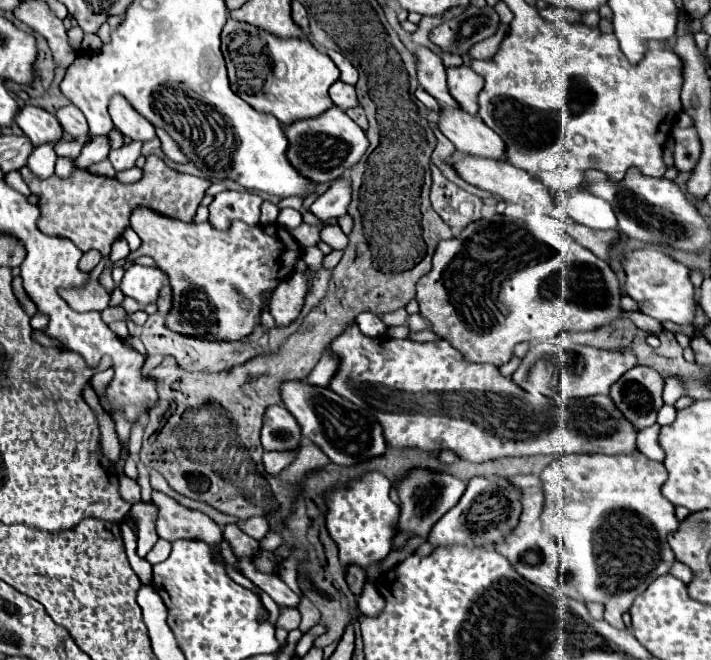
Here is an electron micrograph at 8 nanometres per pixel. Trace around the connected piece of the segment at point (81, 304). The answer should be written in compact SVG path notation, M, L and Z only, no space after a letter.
M100 261L92 275L88 277L88 281L82 287L72 287L72 289L60 289L60 297L78 313L86 313L86 311L104 311L110 303L110 295L106 293L106 289L98 283L100 273L104 271L104 267L108 265L108 261Z

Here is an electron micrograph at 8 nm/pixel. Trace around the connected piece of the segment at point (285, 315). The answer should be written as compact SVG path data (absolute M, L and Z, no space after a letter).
M296 271L292 277L288 277L288 281L284 281L284 285L278 285L278 289L274 291L270 313L276 327L286 327L300 315L306 297L306 279L306 273Z

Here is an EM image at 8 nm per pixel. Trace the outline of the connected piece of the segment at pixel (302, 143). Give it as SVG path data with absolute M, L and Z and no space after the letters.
M338 107L328 109L320 117L312 119L298 119L290 125L282 125L282 131L288 139L288 161L290 165L308 181L320 185L320 183L332 183L334 179L342 177L360 157L364 155L364 149L368 147L366 133Z

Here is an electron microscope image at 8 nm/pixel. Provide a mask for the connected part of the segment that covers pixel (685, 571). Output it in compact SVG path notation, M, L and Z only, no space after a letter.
M676 561L674 565L672 565L672 569L670 569L670 575L674 575L676 579L680 579L682 583L690 583L690 579L692 579L692 571L684 565L684 563L680 563L680 561Z

